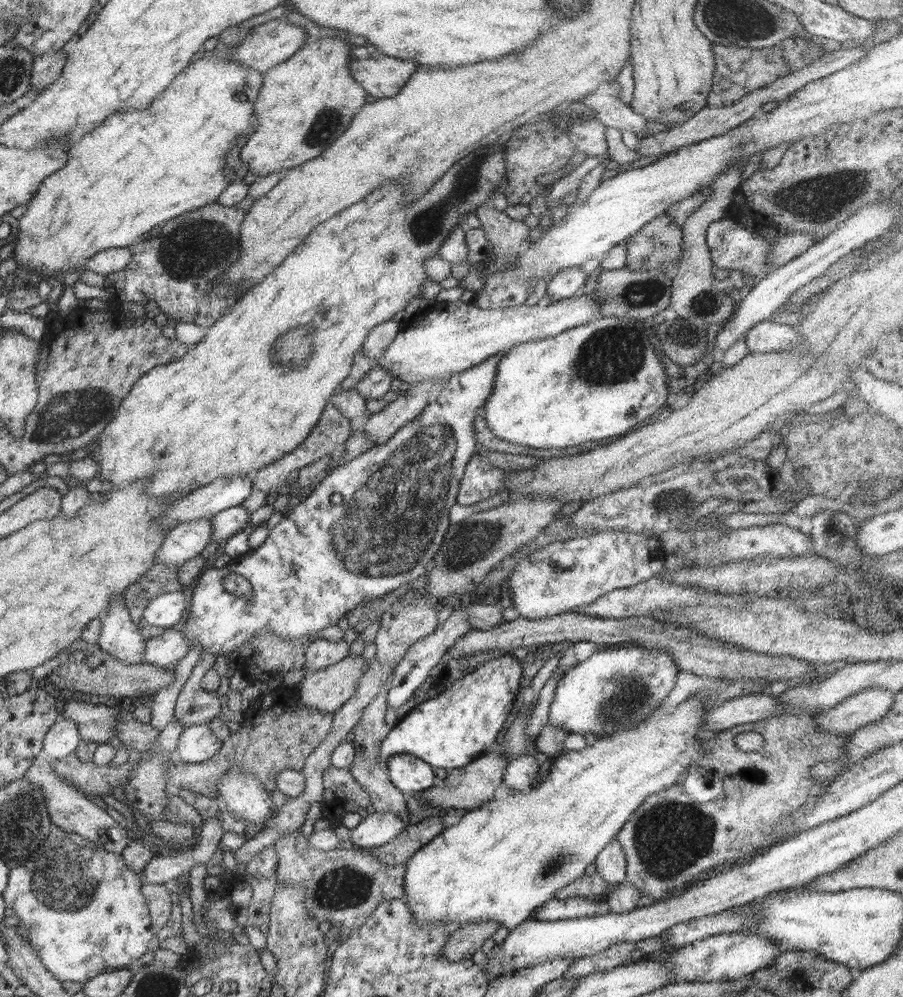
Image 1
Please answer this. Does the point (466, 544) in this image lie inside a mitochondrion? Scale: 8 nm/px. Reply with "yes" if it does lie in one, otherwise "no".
yes

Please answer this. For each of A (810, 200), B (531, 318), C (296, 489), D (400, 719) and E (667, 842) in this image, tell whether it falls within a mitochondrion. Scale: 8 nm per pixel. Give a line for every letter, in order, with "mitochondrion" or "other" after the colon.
A: mitochondrion
B: other
C: other
D: other
E: mitochondrion

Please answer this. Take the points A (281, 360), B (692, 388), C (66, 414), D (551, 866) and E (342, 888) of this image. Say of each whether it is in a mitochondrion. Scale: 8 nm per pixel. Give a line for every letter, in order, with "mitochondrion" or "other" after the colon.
A: mitochondrion
B: other
C: mitochondrion
D: mitochondrion
E: mitochondrion

